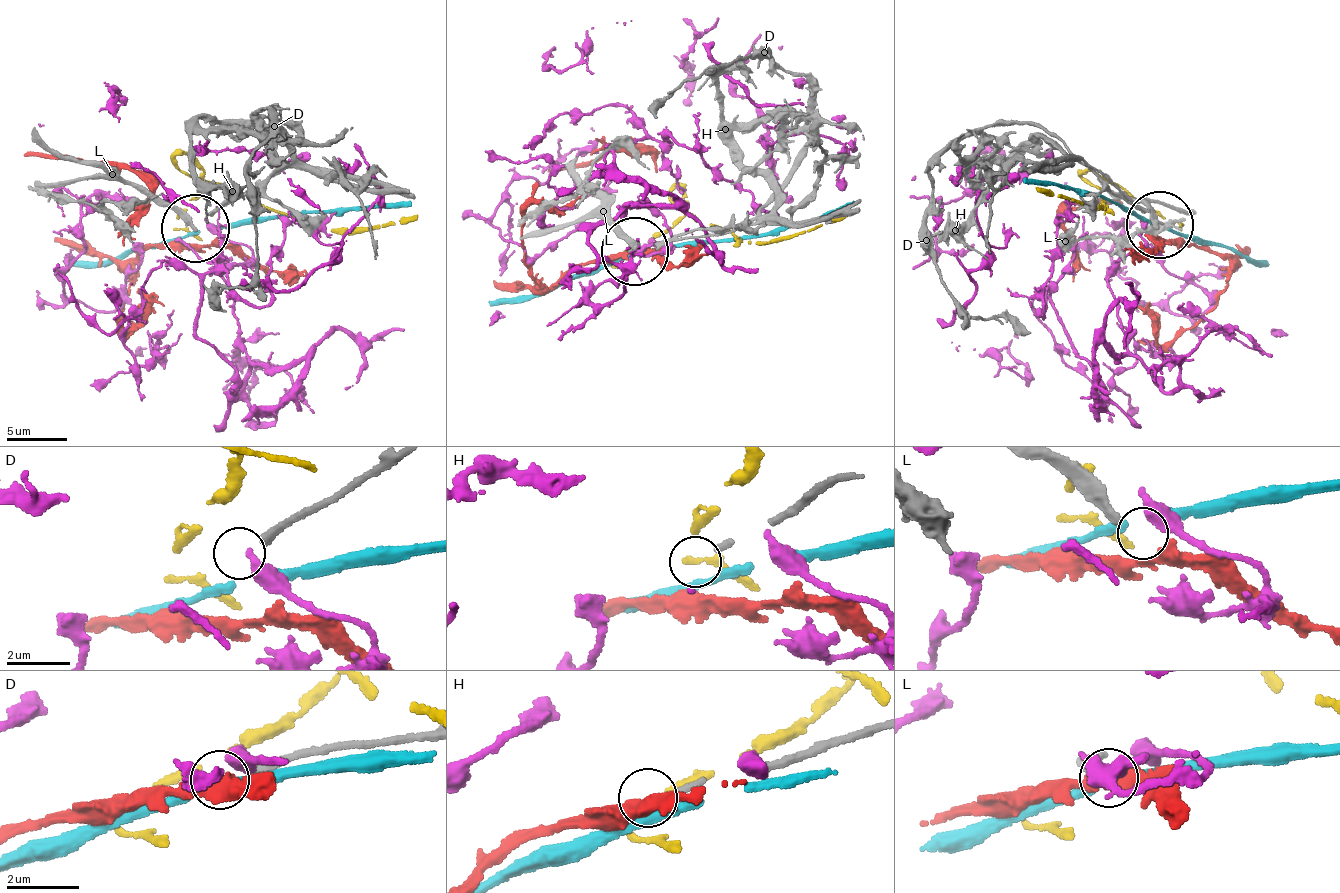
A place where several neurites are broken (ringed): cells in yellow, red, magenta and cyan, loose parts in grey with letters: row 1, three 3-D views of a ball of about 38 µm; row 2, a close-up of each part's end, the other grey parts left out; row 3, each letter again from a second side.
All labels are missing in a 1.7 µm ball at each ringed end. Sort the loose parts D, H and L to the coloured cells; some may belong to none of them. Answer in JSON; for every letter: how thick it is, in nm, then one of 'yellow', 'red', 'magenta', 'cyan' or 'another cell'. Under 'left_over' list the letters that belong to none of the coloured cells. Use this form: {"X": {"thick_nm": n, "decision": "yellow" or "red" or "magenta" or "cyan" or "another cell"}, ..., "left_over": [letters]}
{"D": {"thick_nm": 280, "decision": "another cell"}, "H": {"thick_nm": 170, "decision": "another cell"}, "L": {"thick_nm": 320, "decision": "another cell"}, "left_over": ["D", "H", "L"]}

